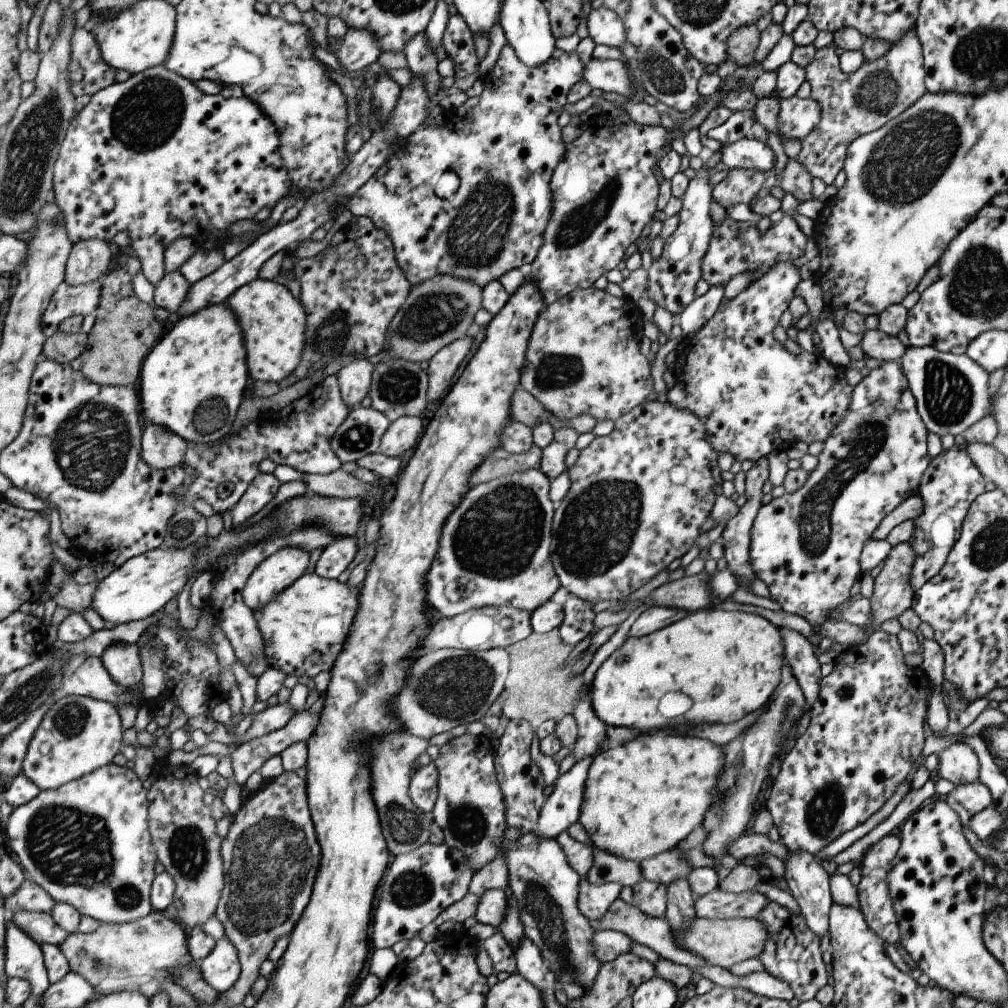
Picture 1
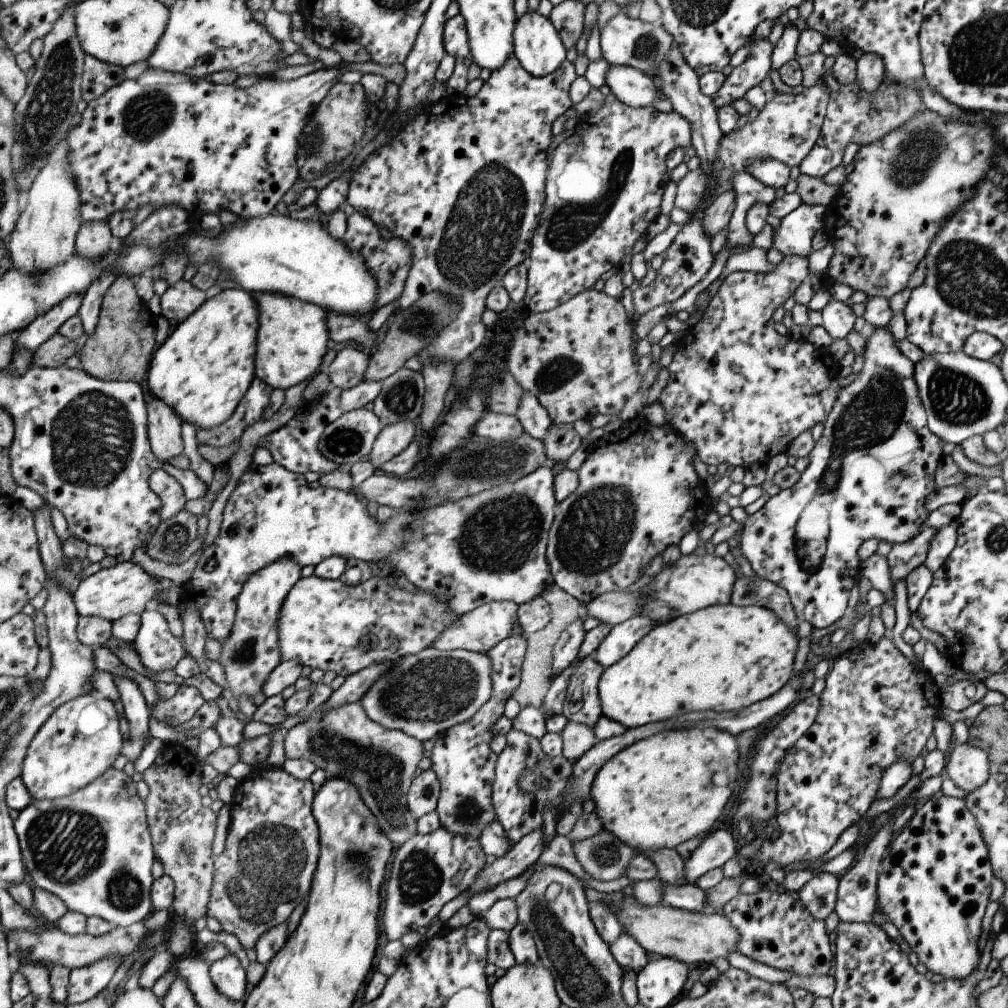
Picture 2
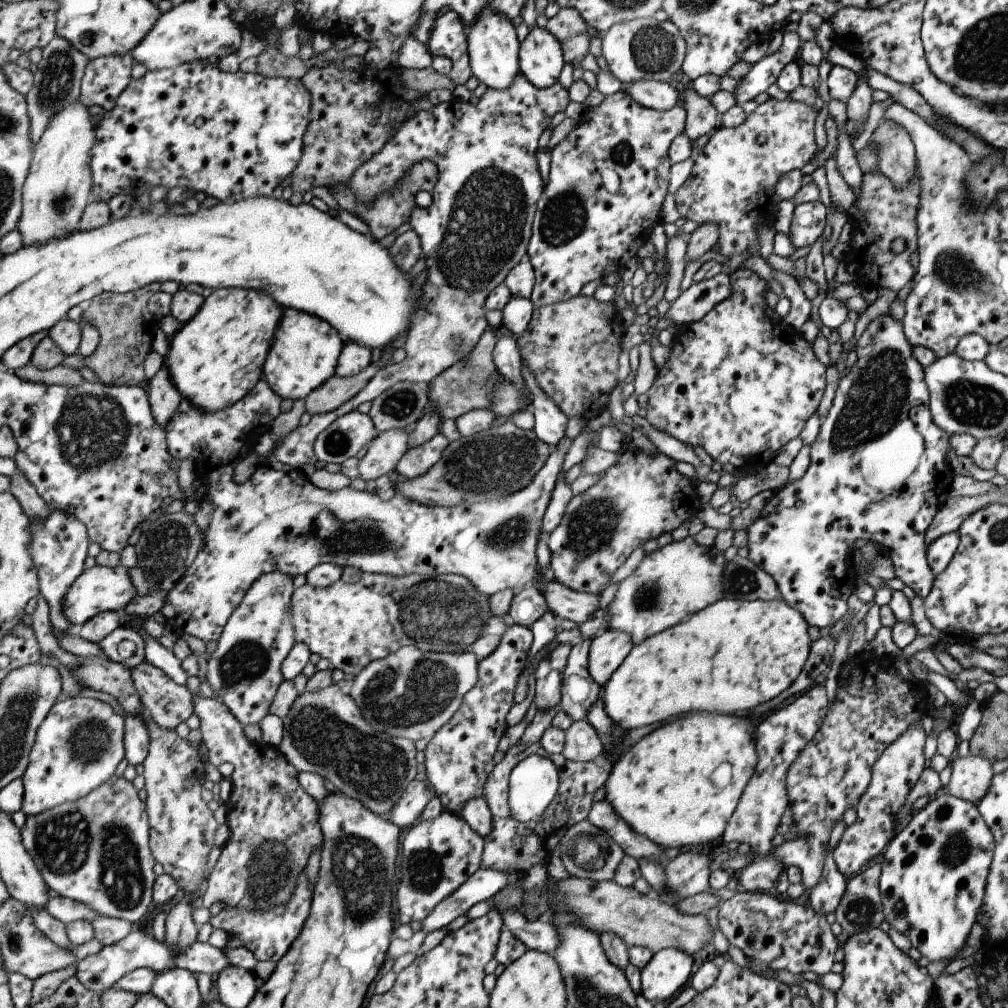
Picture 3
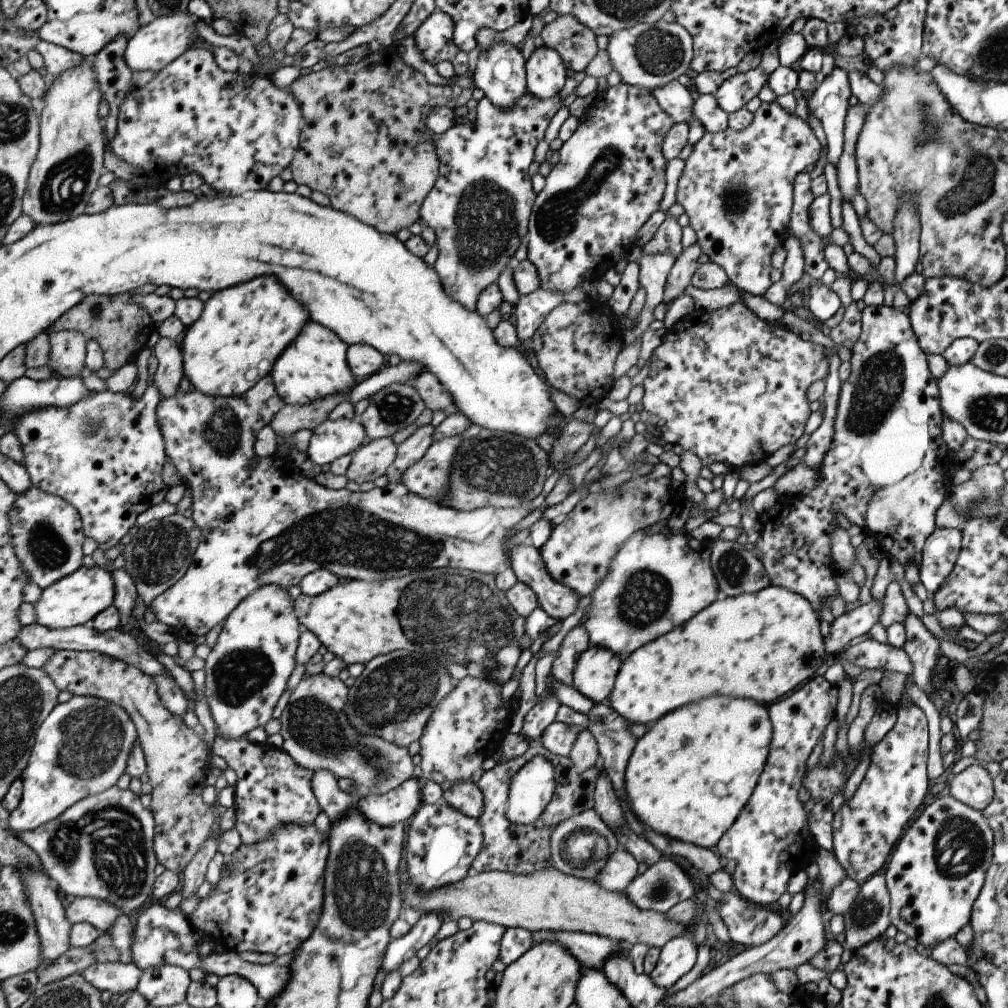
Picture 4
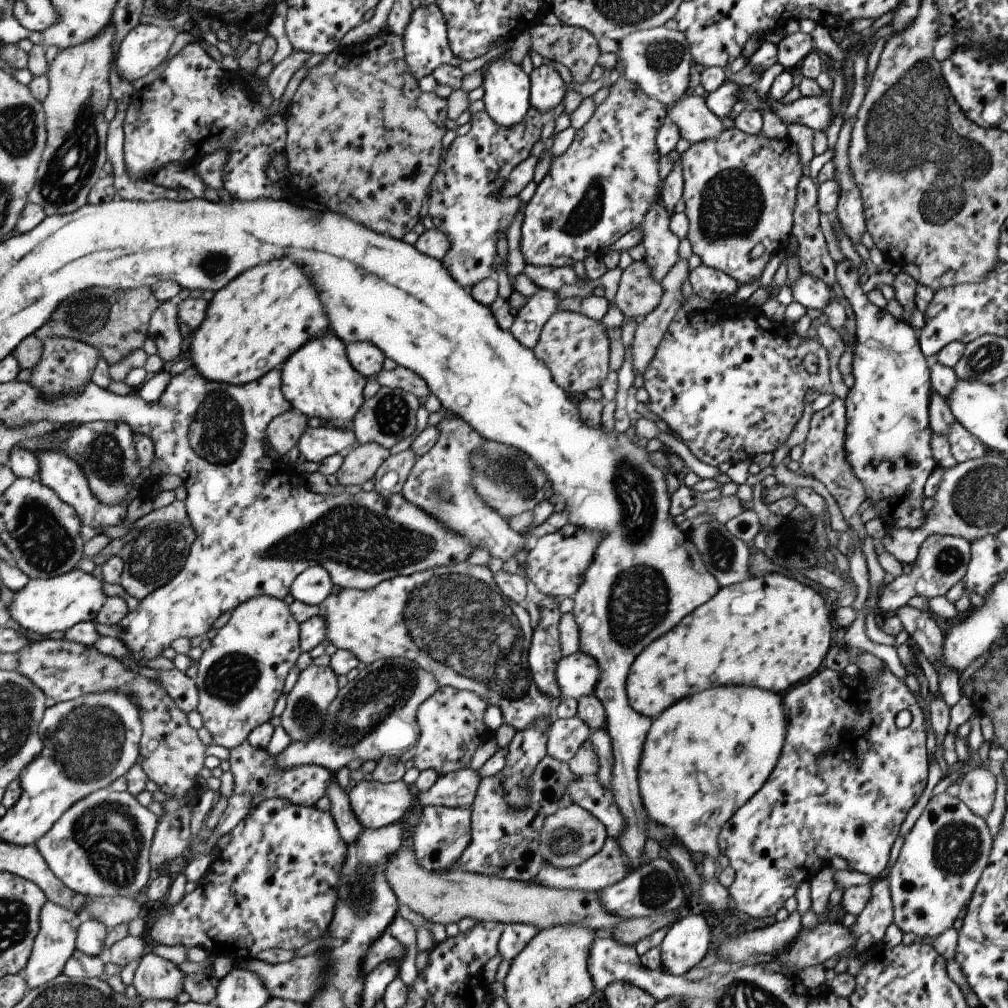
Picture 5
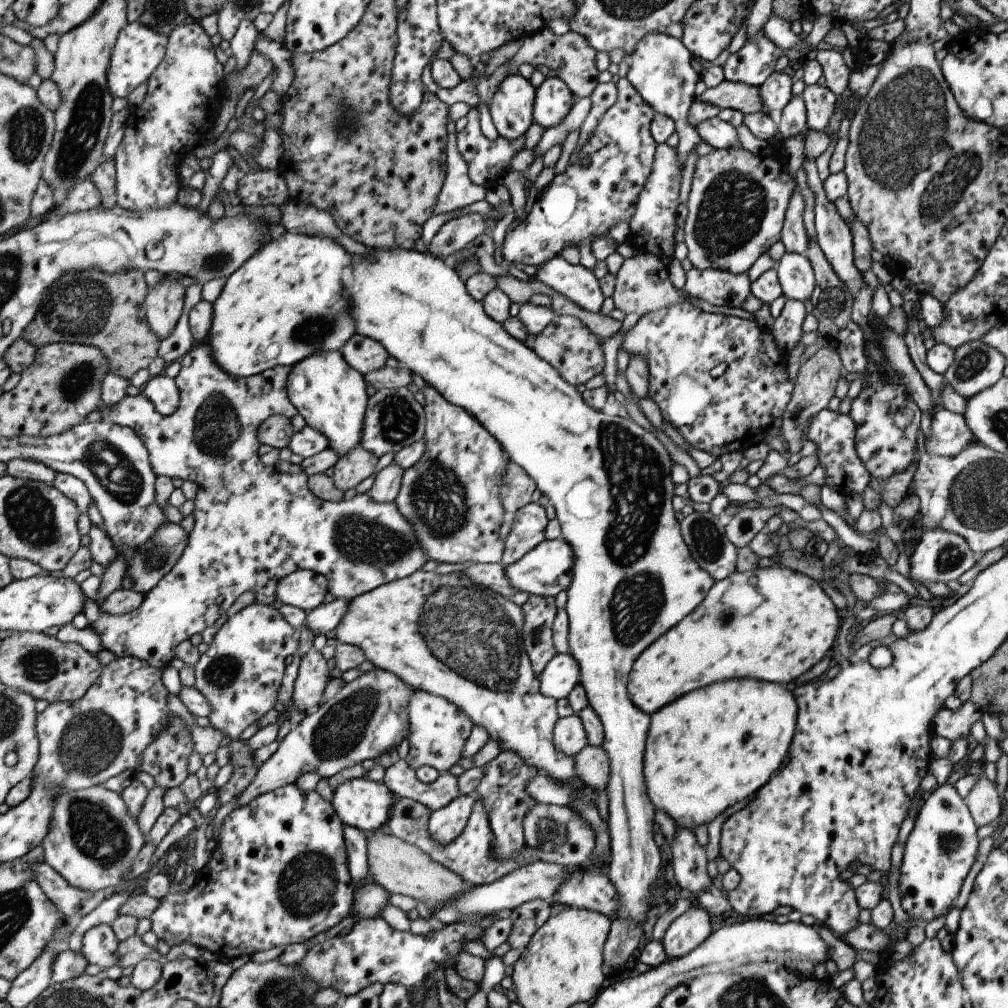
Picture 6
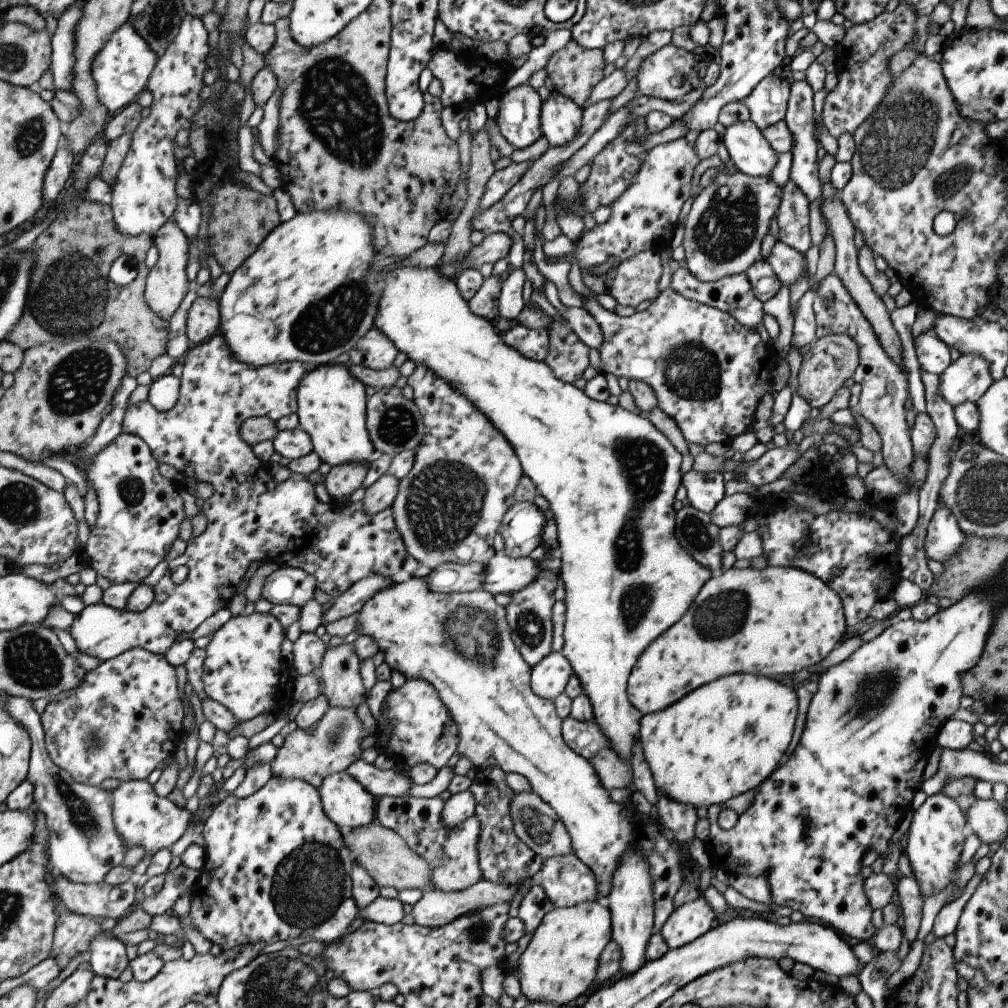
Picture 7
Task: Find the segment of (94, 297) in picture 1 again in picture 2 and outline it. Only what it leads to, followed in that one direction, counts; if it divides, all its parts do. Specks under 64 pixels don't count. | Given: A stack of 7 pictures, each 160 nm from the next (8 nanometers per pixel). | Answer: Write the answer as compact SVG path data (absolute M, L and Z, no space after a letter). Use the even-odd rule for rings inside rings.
M75 293L61 305L55 305L49 313L42 314L33 324L14 336L14 346L18 349L32 350L35 354L45 341L60 332L60 328L65 322L79 316L83 301L84 296Z

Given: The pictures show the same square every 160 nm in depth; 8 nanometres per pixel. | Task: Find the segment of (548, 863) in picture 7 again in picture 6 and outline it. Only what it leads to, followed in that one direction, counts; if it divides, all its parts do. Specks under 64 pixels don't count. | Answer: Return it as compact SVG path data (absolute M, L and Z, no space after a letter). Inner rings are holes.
M582 868L563 881L552 898L555 904L595 911L610 921L616 918L618 902L612 882L601 872L590 873Z

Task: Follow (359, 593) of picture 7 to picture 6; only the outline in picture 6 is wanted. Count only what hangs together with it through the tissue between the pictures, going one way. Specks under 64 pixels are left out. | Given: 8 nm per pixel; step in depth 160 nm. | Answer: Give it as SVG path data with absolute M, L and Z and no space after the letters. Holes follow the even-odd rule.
M342 599L321 603L305 612L304 625L314 637L318 634L327 634L339 624L347 605L348 600Z

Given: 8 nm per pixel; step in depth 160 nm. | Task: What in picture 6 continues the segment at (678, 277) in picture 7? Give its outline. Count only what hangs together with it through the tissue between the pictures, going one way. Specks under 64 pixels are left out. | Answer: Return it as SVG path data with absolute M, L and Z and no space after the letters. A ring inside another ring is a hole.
M691 267L685 275L683 290L686 294L713 306L741 308L741 302L750 293L751 282L746 273L734 275L717 269L697 270Z

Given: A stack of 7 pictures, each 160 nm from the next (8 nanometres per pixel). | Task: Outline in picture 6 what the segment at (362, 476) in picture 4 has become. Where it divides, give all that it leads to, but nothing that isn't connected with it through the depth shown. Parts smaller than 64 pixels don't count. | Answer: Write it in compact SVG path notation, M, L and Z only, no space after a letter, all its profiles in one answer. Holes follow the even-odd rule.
M358 444L339 457L333 465L331 480L337 489L349 490L355 488L362 479L374 472L377 457L361 448Z

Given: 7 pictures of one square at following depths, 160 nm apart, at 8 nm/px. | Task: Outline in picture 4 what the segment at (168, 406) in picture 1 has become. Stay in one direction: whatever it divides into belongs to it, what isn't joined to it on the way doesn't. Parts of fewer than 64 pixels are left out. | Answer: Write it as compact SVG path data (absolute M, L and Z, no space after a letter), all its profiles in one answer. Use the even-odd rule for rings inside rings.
M261 276L261 278L251 280L251 282L247 282L247 284L239 284L239 286L233 286L233 288L227 287L225 290L215 291L203 303L199 318L186 327L178 338L182 358L182 374L185 375L185 378L190 382L190 387L199 391L201 394L225 398L239 396L246 390L249 390L260 378L263 378L263 375L270 374L271 365L277 360L279 354L283 352L283 349L285 349L291 341L294 341L294 338L300 333L300 330L305 326L307 321L309 321L307 312L287 294L287 290L285 290L275 278L265 278L265 276Z

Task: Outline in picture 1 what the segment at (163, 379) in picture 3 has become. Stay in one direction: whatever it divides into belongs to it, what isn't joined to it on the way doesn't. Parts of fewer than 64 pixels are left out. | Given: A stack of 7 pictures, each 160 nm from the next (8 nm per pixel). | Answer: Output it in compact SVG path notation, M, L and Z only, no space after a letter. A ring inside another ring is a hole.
M146 424L143 431L142 459L148 467L165 470L179 467L189 444L163 427Z

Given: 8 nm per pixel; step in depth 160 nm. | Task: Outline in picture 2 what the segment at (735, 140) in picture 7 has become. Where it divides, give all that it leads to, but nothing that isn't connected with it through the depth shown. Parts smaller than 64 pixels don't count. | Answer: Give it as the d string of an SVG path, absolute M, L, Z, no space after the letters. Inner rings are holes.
M608 65L604 84L619 102L631 108L647 107L660 98L651 77L625 65Z

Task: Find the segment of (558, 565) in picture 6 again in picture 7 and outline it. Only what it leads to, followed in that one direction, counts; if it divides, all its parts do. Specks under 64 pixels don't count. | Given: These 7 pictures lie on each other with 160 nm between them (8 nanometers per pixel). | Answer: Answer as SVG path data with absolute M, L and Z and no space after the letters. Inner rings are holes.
M495 551L485 564L484 583L481 589L493 596L514 593L534 581L540 572L536 560L526 557L509 558L504 551Z

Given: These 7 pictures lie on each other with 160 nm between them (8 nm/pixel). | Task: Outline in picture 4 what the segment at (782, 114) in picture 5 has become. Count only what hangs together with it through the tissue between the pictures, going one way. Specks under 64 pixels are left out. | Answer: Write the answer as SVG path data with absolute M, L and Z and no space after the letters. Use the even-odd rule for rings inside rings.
M833 67L823 81L815 87L812 97L807 100L807 112L811 111L821 123L826 136L826 162L831 162L836 168L842 153L842 128L847 110L847 100L851 96L848 74L845 70Z

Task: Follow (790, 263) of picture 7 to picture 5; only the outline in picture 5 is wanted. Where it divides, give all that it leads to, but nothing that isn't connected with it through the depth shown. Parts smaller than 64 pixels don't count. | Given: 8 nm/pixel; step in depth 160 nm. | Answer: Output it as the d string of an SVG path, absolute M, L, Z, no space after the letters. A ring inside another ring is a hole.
M802 273L799 279L789 288L792 300L803 305L806 309L822 311L830 304L832 299L830 286L827 286L821 279Z

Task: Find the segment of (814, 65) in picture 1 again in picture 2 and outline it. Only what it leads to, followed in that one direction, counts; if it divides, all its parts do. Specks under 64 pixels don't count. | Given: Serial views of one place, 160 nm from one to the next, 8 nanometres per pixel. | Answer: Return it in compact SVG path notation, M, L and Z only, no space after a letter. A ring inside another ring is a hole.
M831 69L822 72L821 80L829 89L826 113L815 144L798 164L799 172L810 177L820 179L826 172L834 169L841 162L845 146L851 144L861 146L878 141L883 135L890 133L890 130L905 125L922 107L922 92L919 89L897 84L893 79L887 78L883 92L875 90L870 93L863 92L856 80L839 84Z

